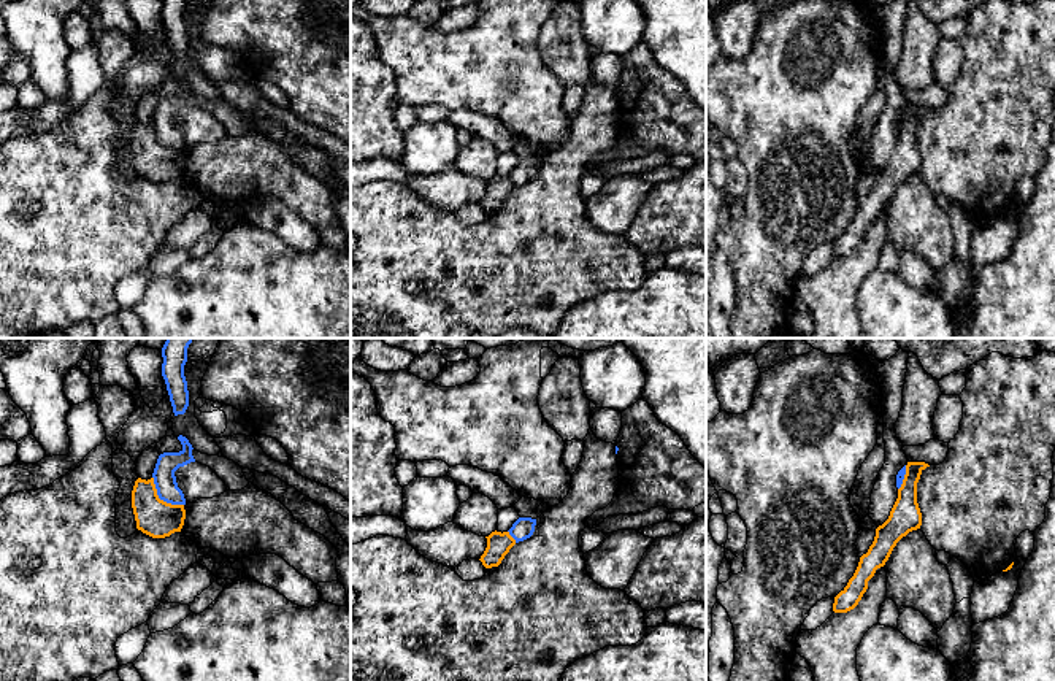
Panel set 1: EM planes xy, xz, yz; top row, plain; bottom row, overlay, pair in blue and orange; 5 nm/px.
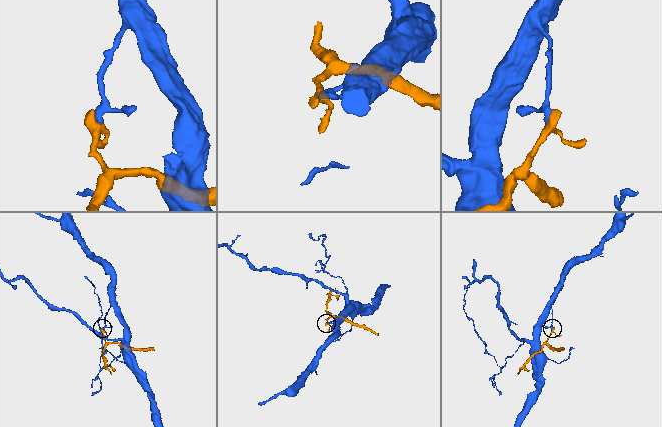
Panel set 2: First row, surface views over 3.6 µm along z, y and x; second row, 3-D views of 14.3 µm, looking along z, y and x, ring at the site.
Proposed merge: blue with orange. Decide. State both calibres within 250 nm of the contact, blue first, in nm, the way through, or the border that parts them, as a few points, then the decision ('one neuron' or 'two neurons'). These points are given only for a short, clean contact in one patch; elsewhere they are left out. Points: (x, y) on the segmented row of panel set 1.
110 nm thick on the blue side, 190 nm on the other; border along xy (153, 477), (156, 494), (161, 499), (183, 505); two neurons

